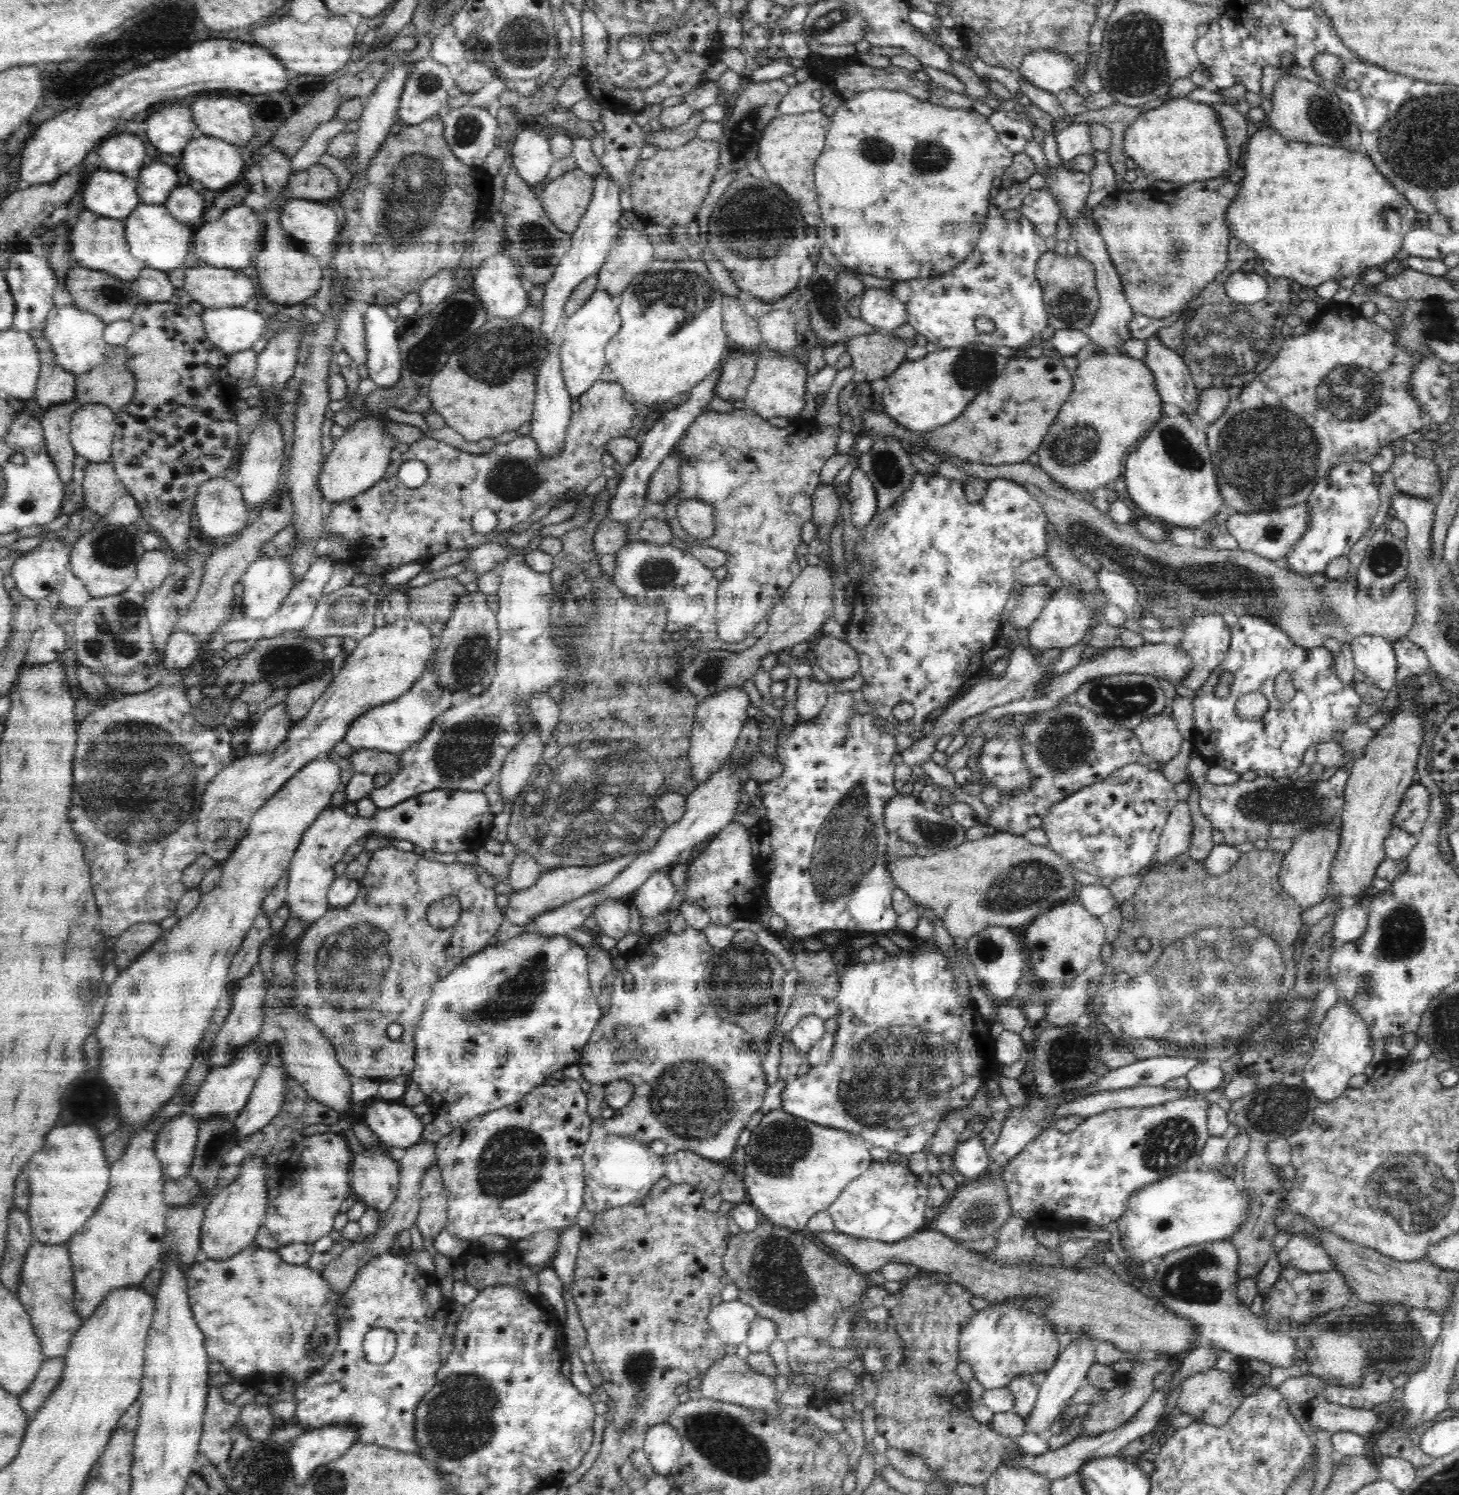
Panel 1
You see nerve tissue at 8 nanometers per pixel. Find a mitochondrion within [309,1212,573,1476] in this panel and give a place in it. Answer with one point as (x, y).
(460, 1417)

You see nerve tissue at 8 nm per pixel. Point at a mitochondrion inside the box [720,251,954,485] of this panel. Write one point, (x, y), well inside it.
(830, 311)

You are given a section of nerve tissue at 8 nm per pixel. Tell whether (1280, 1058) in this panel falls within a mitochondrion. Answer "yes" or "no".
yes

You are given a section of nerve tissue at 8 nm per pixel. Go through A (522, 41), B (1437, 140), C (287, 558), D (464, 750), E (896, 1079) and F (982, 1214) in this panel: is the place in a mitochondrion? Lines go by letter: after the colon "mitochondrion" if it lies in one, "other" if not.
A: mitochondrion
B: mitochondrion
C: other
D: mitochondrion
E: mitochondrion
F: mitochondrion

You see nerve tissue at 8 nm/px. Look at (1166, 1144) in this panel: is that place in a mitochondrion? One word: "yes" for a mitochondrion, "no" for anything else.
yes

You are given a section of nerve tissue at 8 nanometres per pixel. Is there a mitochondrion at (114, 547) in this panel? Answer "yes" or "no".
yes

